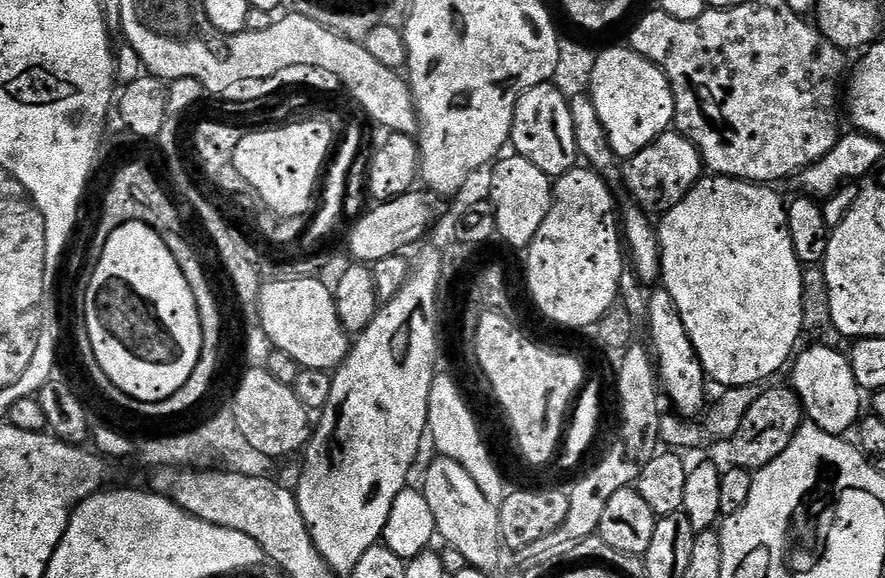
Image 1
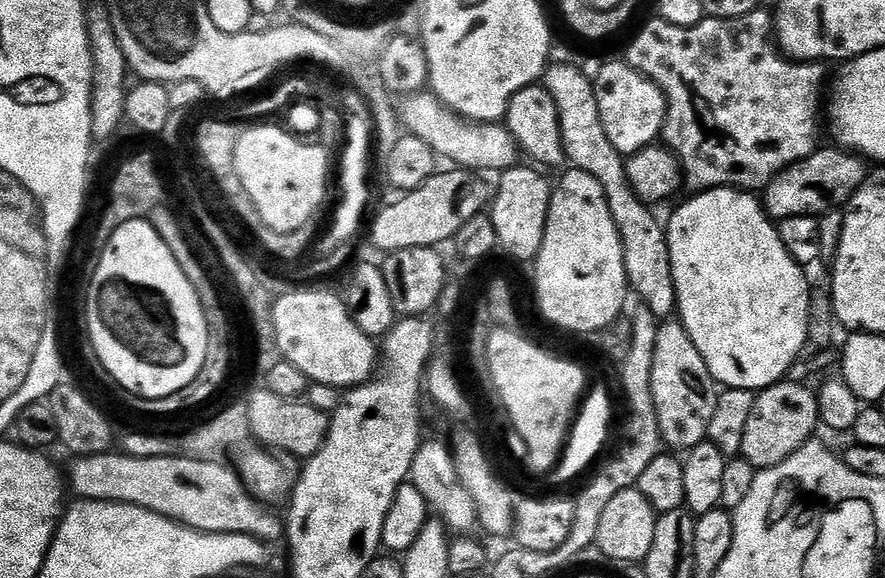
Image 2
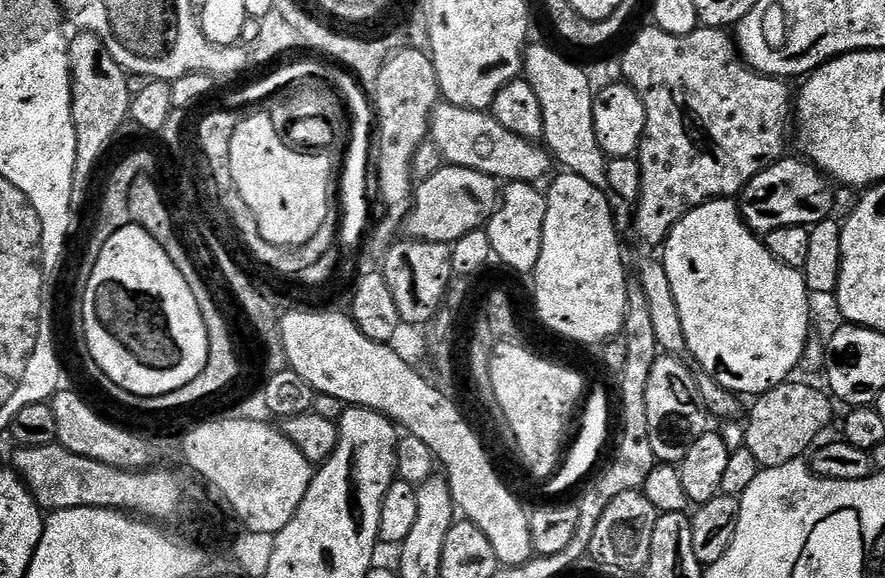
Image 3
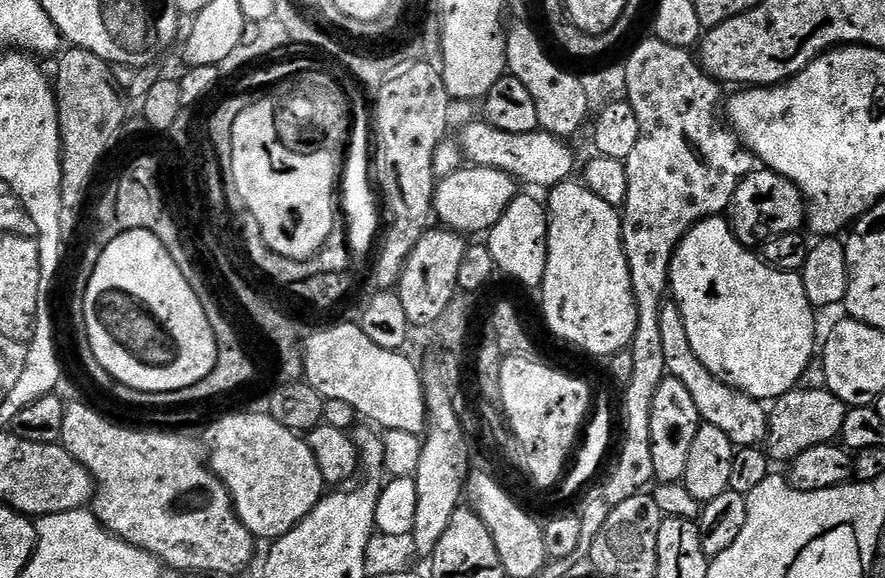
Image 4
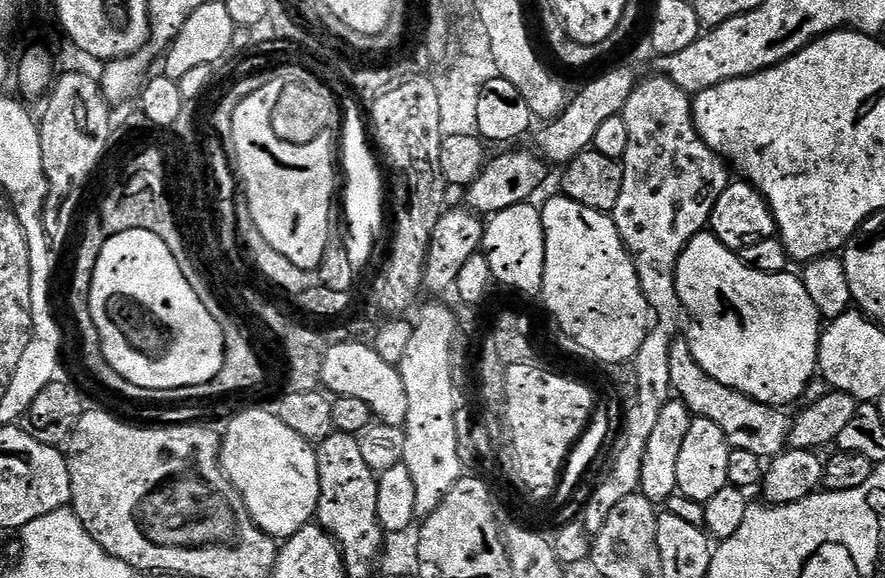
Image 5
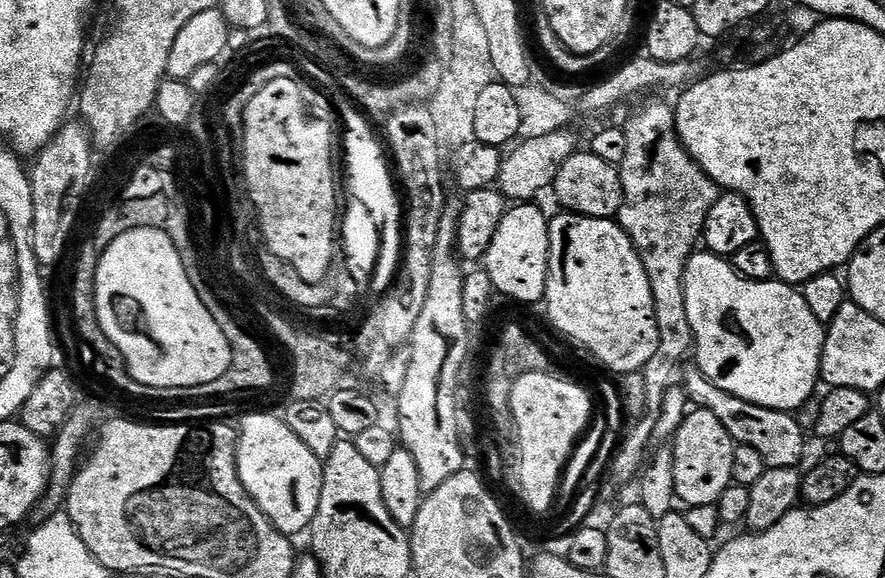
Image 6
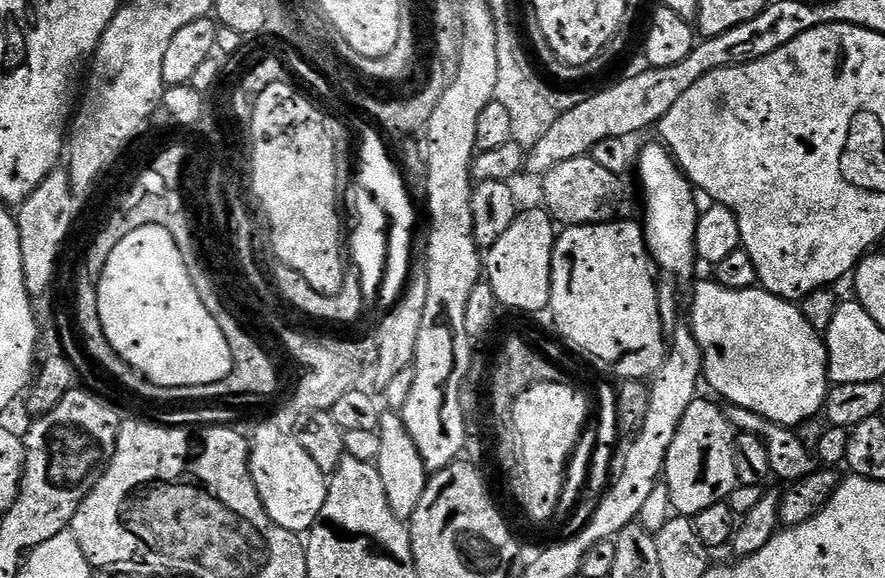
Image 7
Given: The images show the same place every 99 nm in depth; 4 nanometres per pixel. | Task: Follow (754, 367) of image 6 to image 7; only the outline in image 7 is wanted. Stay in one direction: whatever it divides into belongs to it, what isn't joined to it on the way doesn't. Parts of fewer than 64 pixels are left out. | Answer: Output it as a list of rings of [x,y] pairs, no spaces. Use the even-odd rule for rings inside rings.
[[[708,278],[697,286],[692,296],[690,327],[704,355],[703,379],[721,396],[721,401],[728,400],[724,402],[765,416],[770,422],[793,430],[825,411],[830,391],[828,350],[821,333],[806,322],[799,303],[783,300],[781,296],[765,292],[759,286],[730,290],[716,283],[715,279]]]

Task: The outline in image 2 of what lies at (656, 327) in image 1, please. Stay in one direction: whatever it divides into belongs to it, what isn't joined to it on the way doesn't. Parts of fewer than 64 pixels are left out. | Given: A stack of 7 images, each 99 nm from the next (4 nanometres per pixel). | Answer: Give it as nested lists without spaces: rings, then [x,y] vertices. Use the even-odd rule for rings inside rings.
[[[668,318],[660,324],[658,338],[654,342],[654,366],[650,370],[650,390],[654,398],[660,438],[665,449],[676,454],[686,454],[694,446],[707,441],[707,427],[710,426],[710,420],[714,415],[718,385],[708,373],[702,354],[698,354],[698,346],[694,346],[690,334],[679,319]]]

